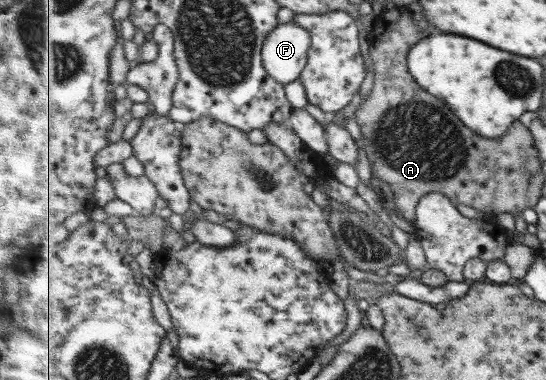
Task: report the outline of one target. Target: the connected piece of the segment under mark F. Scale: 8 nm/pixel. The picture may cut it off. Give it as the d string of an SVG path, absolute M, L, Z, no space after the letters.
M293 19L278 24L263 46L266 72L283 85L299 80L307 65L311 44L311 34Z

